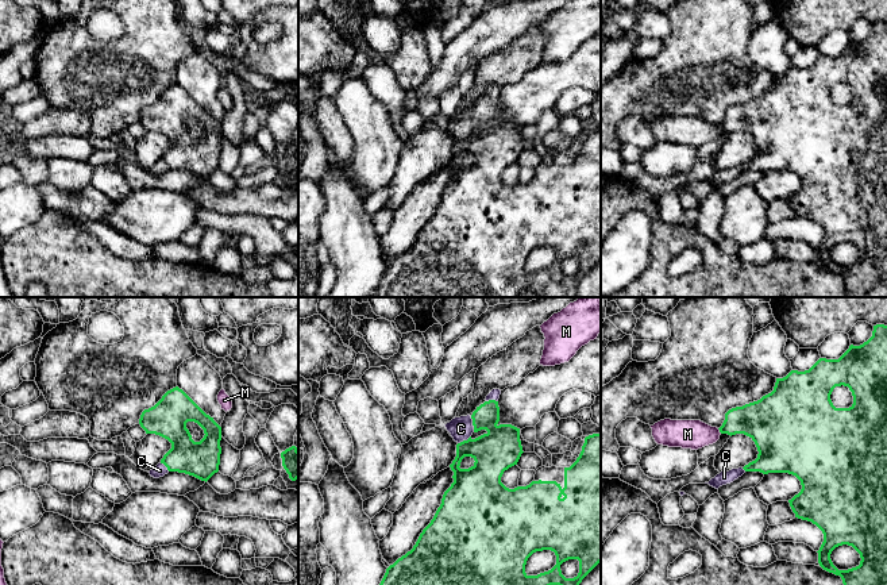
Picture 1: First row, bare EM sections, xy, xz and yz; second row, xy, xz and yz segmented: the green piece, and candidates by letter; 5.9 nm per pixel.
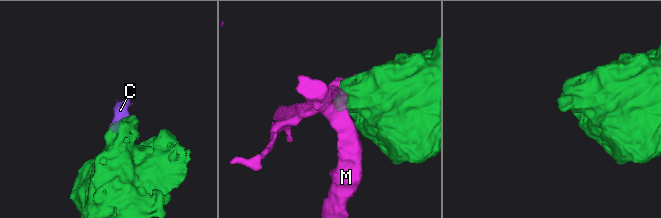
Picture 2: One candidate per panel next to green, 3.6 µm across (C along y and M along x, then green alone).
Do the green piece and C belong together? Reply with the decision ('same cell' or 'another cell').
same cell

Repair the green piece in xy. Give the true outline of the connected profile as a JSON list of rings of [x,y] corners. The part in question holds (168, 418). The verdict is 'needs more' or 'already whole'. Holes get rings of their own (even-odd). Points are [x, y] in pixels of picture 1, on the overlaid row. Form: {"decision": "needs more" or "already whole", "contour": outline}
{"decision": "needs more", "contour": [[[178,386],[167,390],[154,407],[144,409],[139,424],[146,434],[159,435],[171,443],[161,462],[149,472],[151,477],[178,472],[207,482],[219,472],[221,427]],[[188,422],[204,430],[200,442],[192,439]]]}

